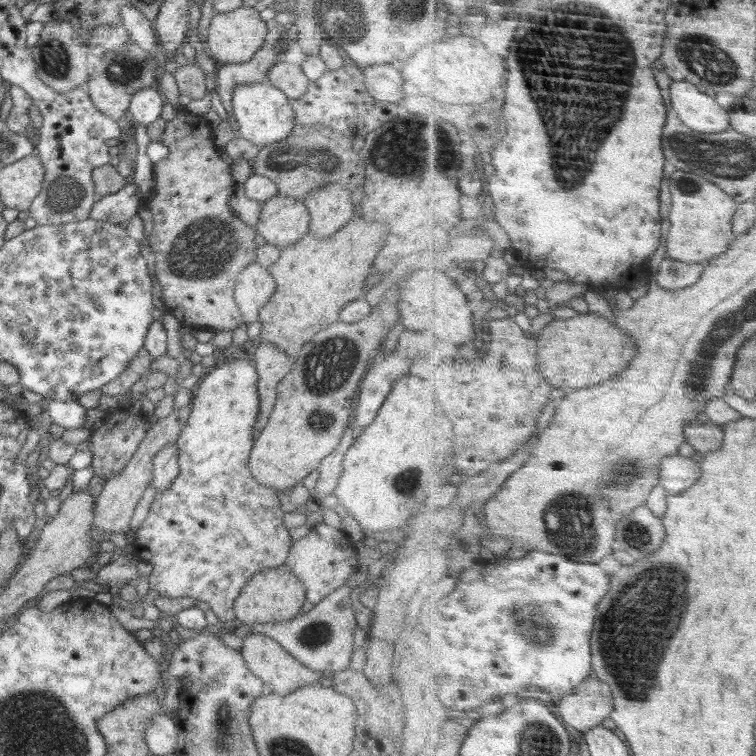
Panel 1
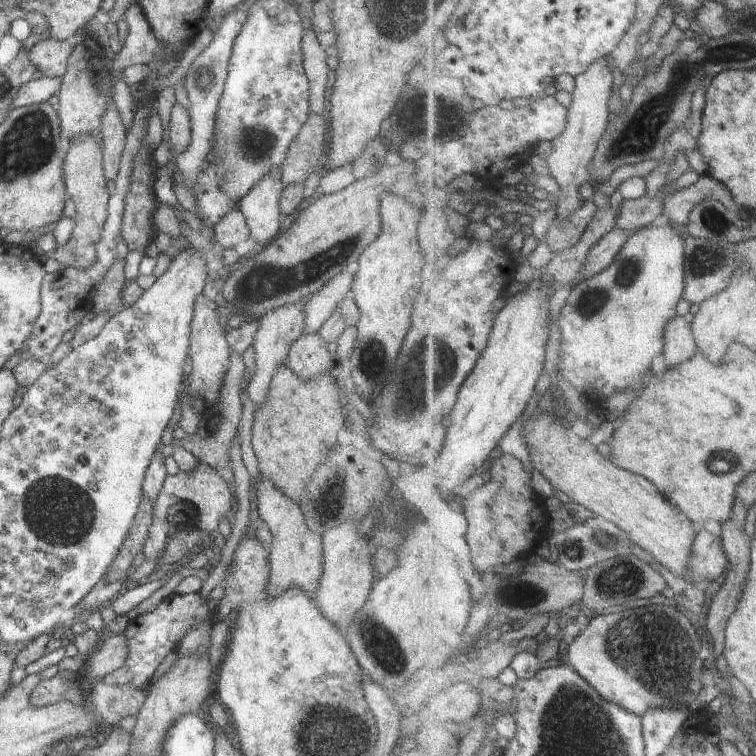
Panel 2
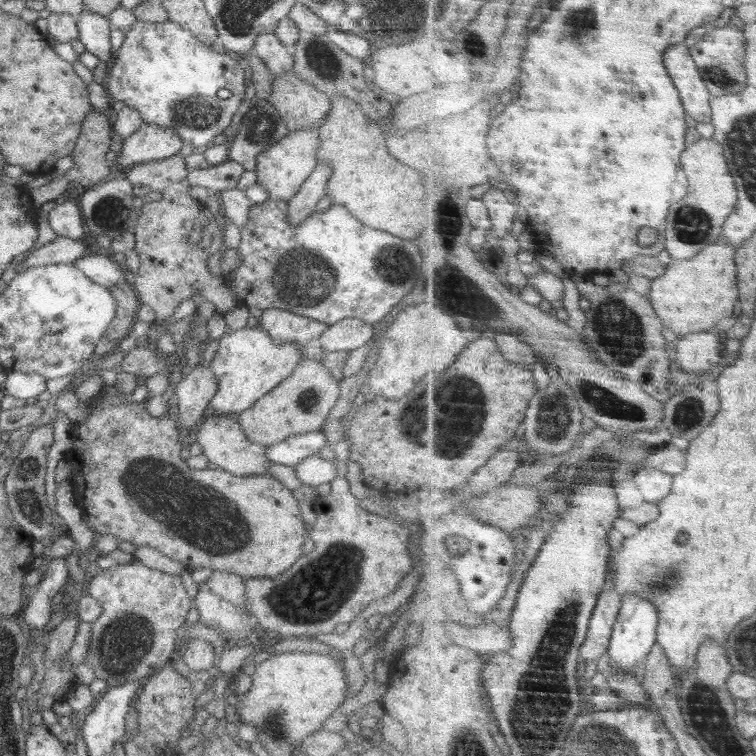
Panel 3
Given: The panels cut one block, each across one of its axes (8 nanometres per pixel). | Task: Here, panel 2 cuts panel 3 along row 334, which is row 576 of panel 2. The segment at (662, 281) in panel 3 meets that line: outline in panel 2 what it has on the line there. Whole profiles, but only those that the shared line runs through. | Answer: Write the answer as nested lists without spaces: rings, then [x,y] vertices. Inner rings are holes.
[[[546,414],[528,421],[525,438],[533,467],[550,480],[555,490],[565,492],[596,515],[605,516],[621,526],[660,564],[687,580],[698,525],[655,482],[614,464],[598,450],[598,445],[574,433],[565,420],[558,420],[556,416]]]

